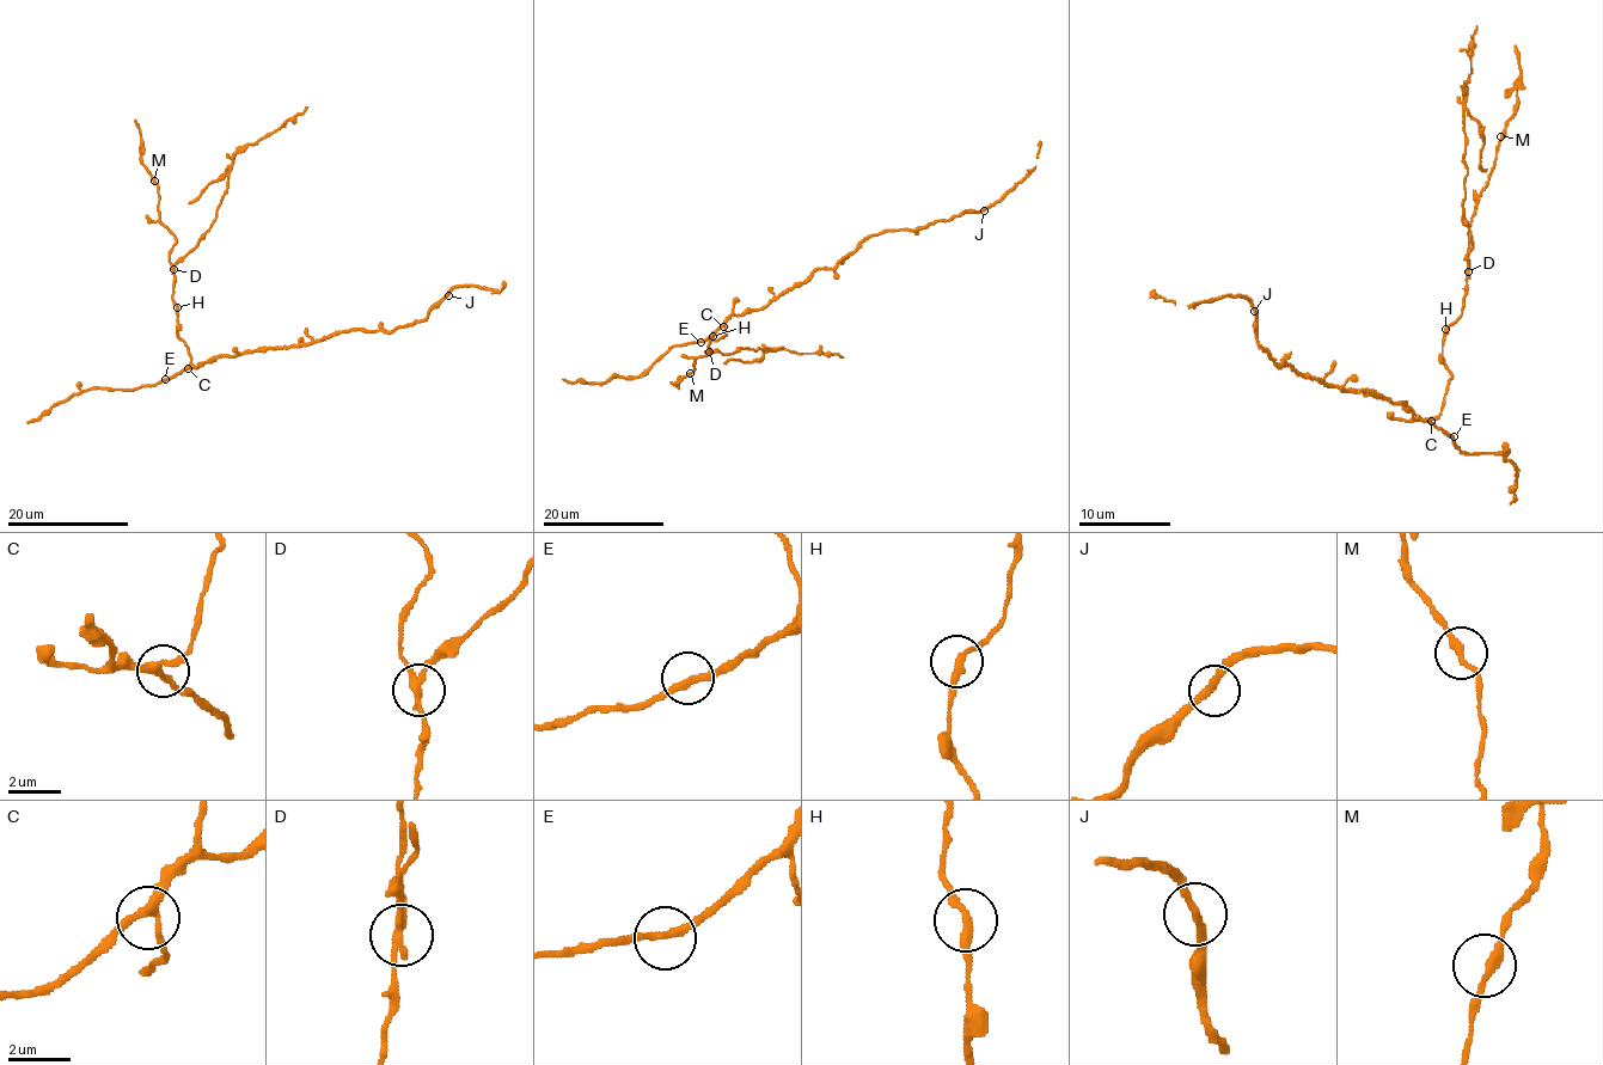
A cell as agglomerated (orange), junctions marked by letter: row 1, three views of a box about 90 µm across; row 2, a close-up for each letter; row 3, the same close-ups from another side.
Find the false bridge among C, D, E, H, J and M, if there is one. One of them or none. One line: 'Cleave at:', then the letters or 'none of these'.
Cleave at: D

